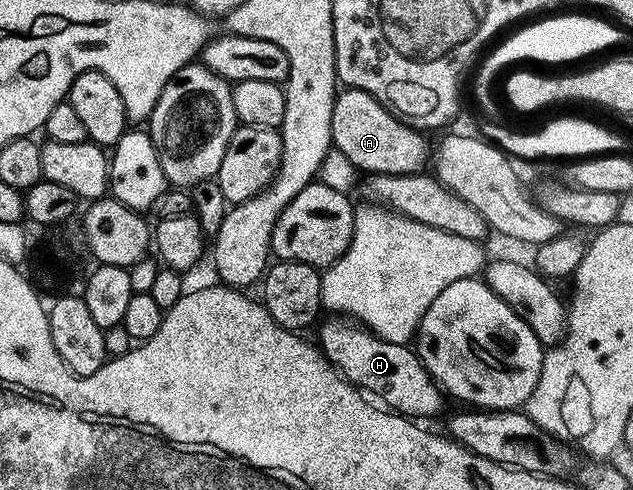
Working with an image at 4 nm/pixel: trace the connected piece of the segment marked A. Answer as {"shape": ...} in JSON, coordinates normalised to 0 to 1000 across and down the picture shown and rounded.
{"shape":[[[545,178],[534,188],[523,235],[523,267],[526,304],[539,310],[561,343],[572,345],[577,357],[662,353],[673,343],[671,327],[681,320],[681,296],[671,290],[673,273],[641,251],[580,186]]]}

